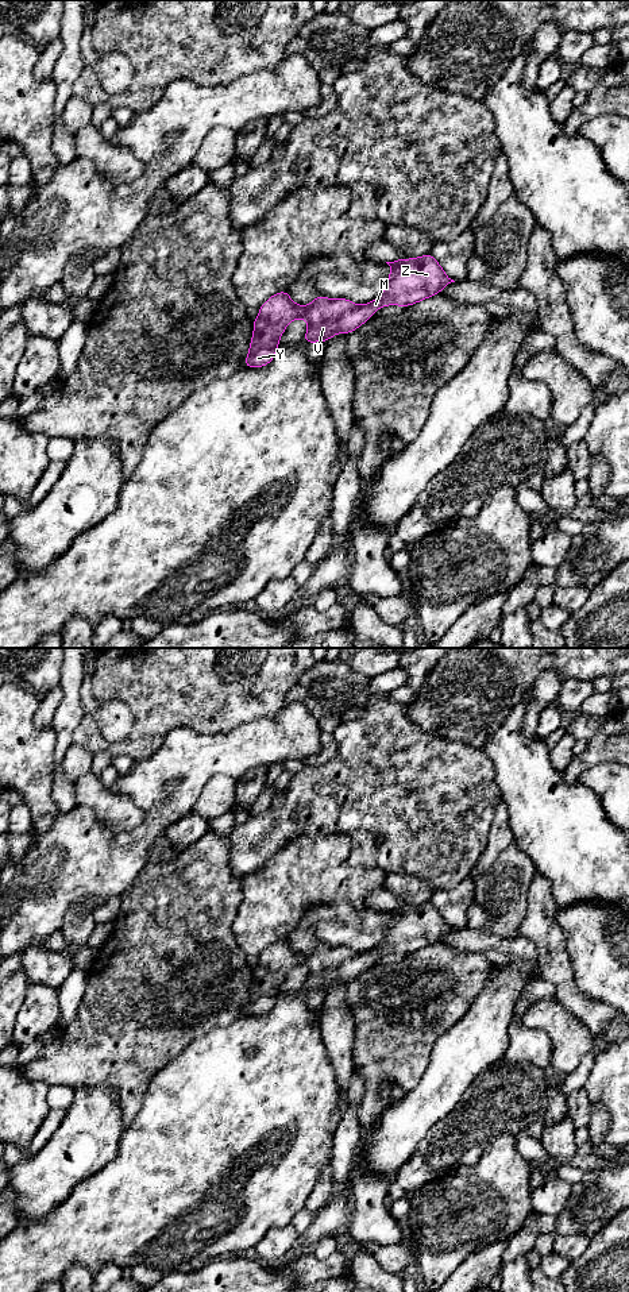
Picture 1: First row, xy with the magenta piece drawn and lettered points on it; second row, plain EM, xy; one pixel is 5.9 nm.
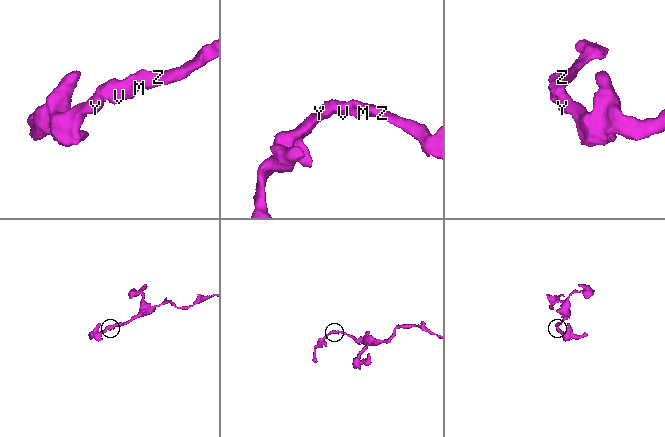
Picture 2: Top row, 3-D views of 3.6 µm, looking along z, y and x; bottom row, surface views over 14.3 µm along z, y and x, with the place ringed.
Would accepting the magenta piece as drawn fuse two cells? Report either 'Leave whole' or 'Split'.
Leave whole

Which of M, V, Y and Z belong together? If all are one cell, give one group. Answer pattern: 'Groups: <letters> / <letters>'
Groups: M V Y Z

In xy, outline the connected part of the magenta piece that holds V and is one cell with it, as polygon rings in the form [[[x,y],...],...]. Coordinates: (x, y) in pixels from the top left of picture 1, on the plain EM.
[[[431,903],[413,907],[401,906],[386,910],[390,926],[383,941],[364,953],[347,946],[316,945],[308,954],[297,953],[285,938],[271,944],[252,968],[254,981],[244,1015],[263,1015],[277,1000],[279,986],[294,967],[306,967],[309,973],[305,991],[328,990],[335,981],[348,981],[368,969],[371,963],[385,953],[409,954],[439,942],[454,927],[448,926],[439,910]]]

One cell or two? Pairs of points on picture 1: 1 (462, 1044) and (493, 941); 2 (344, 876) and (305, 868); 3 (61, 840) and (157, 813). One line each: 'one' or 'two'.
1: two
2: one
3: one

